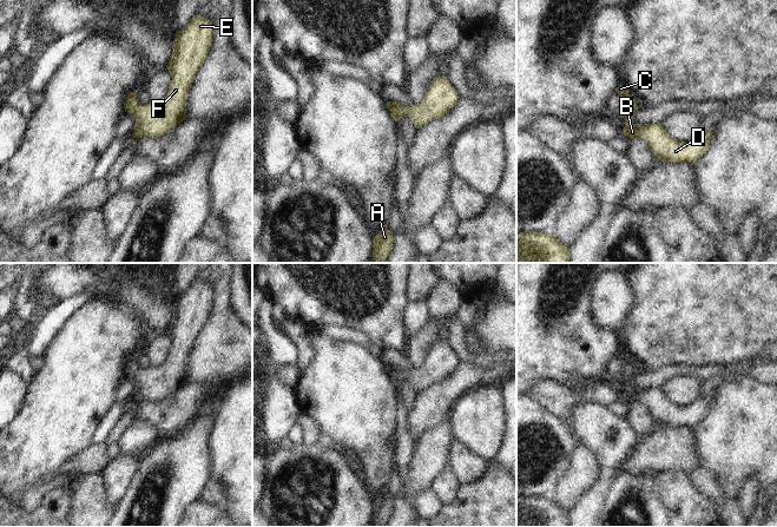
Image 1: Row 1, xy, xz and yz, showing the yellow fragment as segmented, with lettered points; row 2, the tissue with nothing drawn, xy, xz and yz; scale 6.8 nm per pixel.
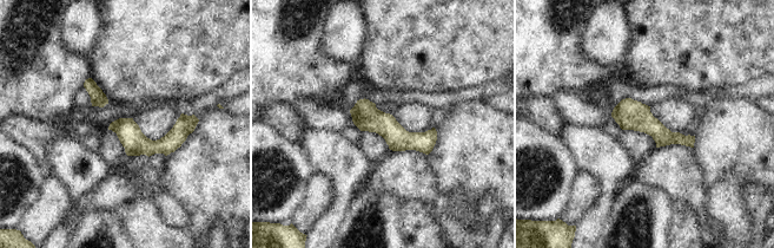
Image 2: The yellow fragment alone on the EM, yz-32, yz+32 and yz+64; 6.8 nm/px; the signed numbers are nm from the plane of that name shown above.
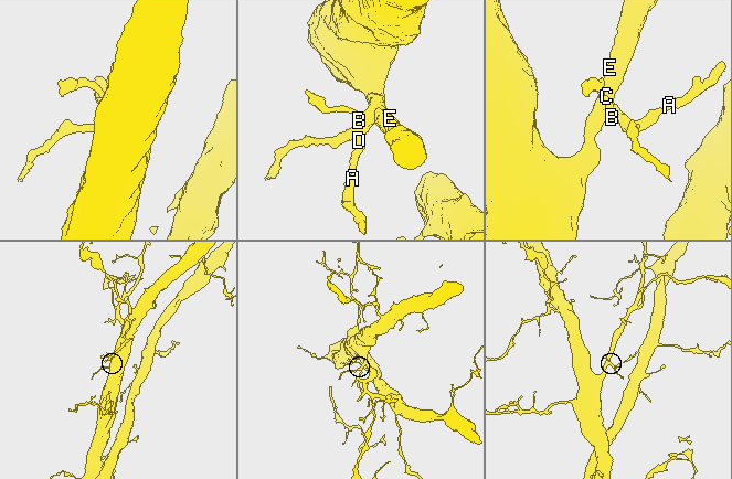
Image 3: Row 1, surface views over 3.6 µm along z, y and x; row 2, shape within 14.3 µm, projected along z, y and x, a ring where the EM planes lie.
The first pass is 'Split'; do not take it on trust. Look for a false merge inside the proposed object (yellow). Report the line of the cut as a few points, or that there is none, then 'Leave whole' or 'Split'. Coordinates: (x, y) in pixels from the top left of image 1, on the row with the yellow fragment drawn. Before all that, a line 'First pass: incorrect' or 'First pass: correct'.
First pass: incorrect
No split. Leave whole.

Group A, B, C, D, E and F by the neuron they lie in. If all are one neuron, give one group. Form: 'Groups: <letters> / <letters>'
Groups: A B C D E F.

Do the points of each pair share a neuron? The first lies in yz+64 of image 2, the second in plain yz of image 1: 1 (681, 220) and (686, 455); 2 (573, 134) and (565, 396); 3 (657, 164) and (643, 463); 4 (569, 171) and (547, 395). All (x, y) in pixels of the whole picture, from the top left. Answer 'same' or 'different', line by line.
1: different
2: different
3: same
4: different

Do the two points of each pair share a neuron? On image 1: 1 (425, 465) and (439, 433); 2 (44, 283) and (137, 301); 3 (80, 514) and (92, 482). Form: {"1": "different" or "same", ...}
{"1": "same", "2": "same", "3": "same"}

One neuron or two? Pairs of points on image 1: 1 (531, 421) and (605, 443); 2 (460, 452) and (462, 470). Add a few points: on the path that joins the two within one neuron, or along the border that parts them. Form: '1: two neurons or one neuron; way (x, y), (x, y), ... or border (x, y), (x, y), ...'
1: two neurons; border (572, 428), (579, 442)
2: one neuron; way (460, 456), (462, 466)

